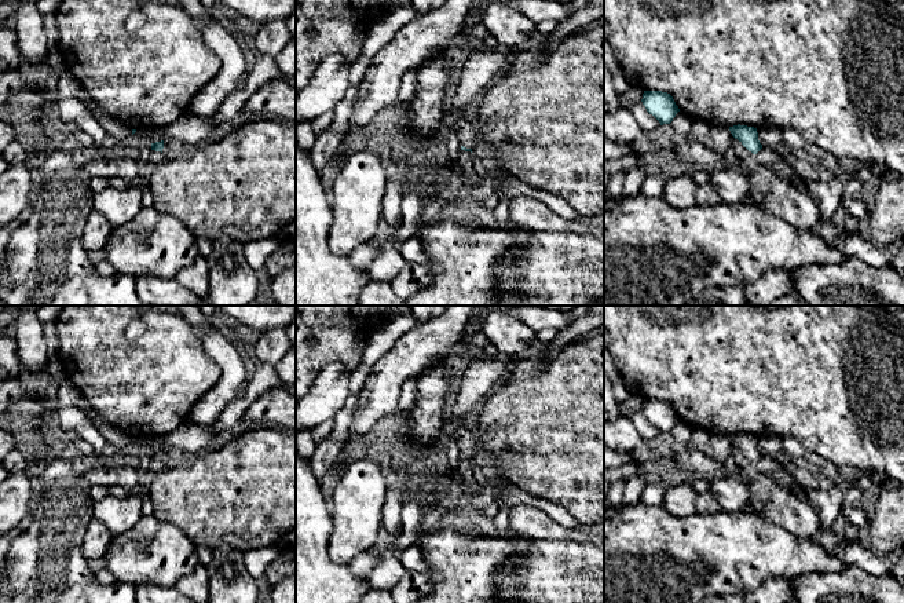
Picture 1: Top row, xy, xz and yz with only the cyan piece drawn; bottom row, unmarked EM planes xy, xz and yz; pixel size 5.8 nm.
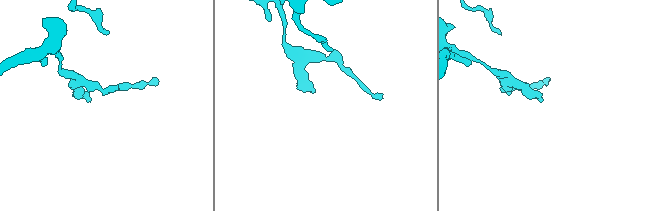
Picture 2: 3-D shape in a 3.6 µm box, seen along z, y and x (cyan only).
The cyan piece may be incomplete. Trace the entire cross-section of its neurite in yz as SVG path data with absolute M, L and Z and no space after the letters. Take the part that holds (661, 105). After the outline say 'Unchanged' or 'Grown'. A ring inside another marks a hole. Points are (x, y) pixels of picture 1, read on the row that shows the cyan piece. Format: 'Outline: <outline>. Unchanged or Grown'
Outline: M644 91L641 102L647 112L652 114L660 125L670 124L680 112L673 96L667 92Z. Unchanged

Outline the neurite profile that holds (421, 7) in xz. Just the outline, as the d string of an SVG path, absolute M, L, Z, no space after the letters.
M410 0L411 6L416 10L417 17L422 17L427 12L439 8L444 4L446 0Z

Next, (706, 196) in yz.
M710 184L696 186L695 200L700 207L714 207L722 202L718 193Z

